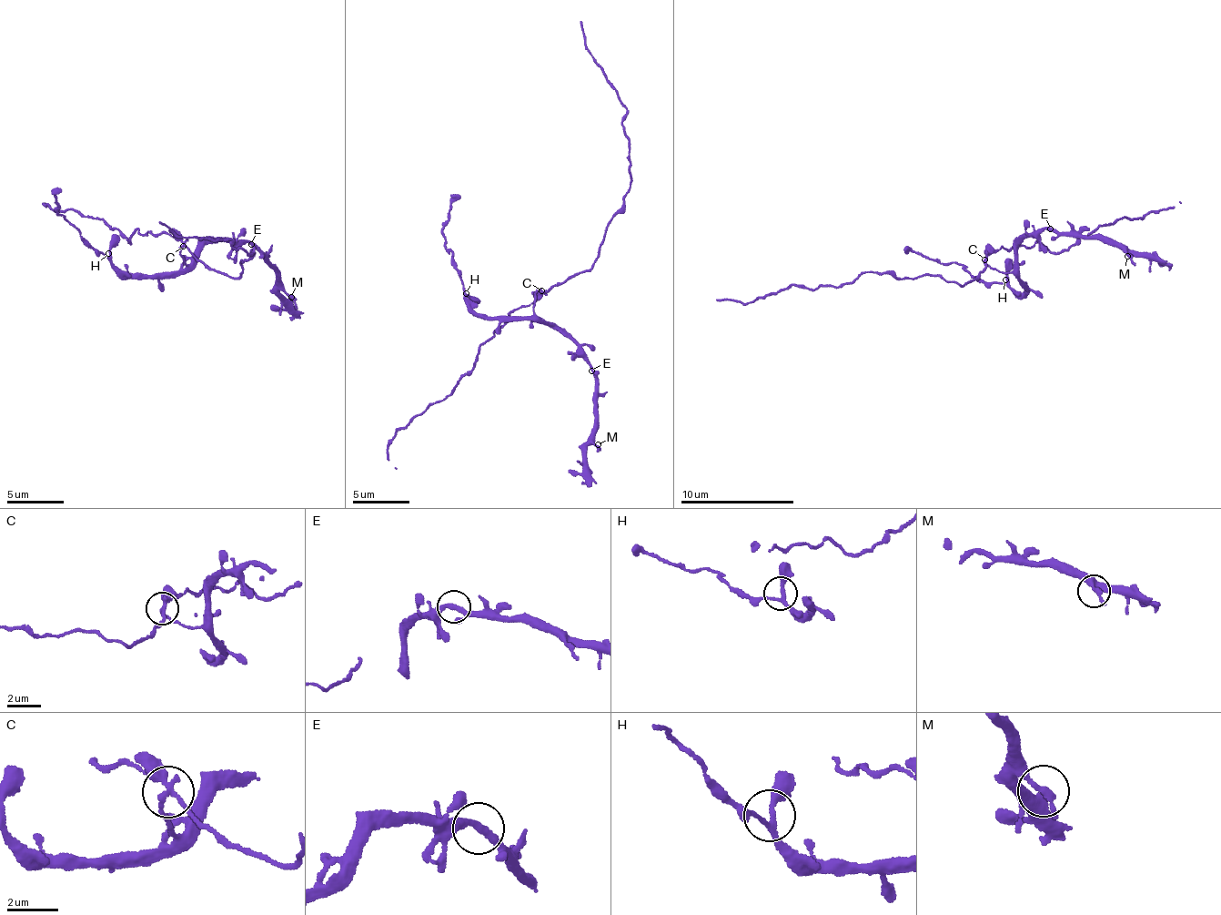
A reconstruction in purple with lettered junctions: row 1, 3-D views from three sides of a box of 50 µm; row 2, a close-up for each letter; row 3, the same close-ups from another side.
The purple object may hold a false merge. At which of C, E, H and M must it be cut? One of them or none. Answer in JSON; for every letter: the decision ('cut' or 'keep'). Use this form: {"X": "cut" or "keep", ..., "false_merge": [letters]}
{"C": "cut", "E": "keep", "H": "keep", "M": "keep", "false_merge": ["C"]}

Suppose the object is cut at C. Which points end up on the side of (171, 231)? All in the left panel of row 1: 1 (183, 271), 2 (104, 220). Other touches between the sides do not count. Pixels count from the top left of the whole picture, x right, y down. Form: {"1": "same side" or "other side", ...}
{"1": "other side", "2": "same side"}

